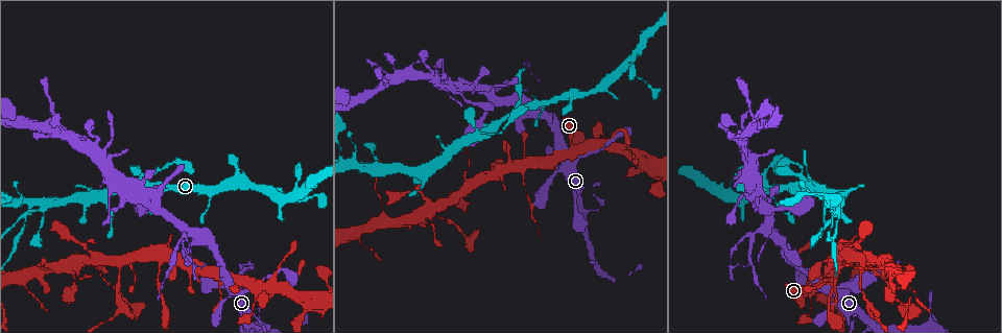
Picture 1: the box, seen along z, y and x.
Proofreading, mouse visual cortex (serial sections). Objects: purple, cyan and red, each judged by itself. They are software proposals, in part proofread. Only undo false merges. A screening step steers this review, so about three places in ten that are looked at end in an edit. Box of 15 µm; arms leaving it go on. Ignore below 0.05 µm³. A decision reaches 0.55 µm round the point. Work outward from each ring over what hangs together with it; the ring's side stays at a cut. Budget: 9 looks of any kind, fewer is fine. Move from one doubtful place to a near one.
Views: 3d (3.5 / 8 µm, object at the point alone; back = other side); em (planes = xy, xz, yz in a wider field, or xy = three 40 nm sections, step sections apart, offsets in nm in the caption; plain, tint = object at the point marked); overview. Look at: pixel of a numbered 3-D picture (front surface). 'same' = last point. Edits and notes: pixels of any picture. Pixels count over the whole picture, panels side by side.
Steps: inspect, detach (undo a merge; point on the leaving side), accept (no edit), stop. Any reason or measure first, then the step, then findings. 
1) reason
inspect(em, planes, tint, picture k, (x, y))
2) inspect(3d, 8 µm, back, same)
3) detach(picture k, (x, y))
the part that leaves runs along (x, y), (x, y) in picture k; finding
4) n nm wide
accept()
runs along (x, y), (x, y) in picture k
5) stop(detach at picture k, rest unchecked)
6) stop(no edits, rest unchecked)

abrupt turn
inspect(3d, 8 µm, picture 1, (196, 268))

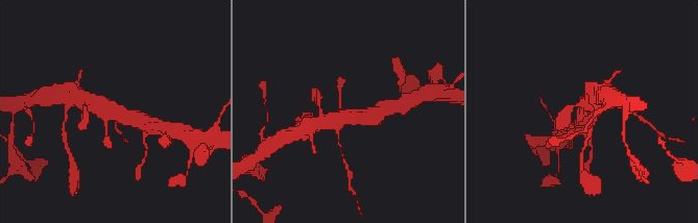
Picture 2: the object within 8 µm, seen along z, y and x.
inspect(3d, 3.5 µm, picture 2, (347, 113))

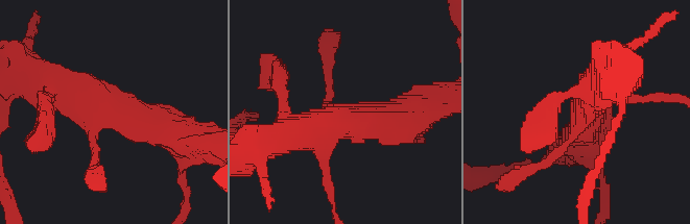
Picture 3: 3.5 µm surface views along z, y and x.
now the EM
inspect(em, xy, step 1, tint, picture 3, (107, 109))

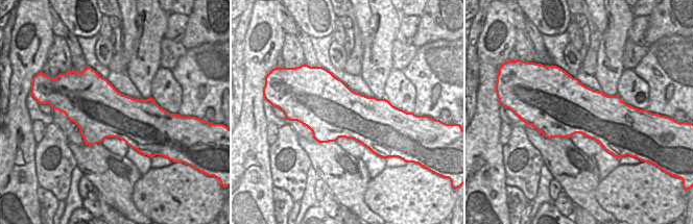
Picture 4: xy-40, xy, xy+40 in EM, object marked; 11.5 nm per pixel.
accept()
runs along (174, 134), (140, 128), (49, 80) in picture 3; all the same cell

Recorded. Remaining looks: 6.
abrupt turn
inspect(3d, 3.5 µm, picture 1, (767, 233))

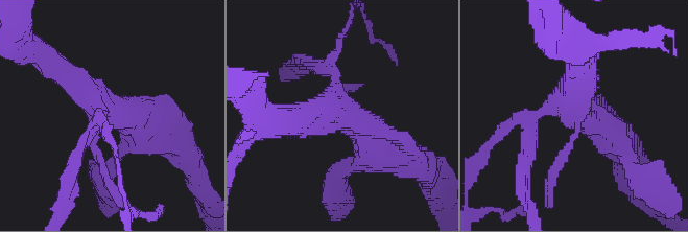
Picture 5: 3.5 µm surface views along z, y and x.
inspect(em, xy, step 5, tint, picture 5, (339, 111))

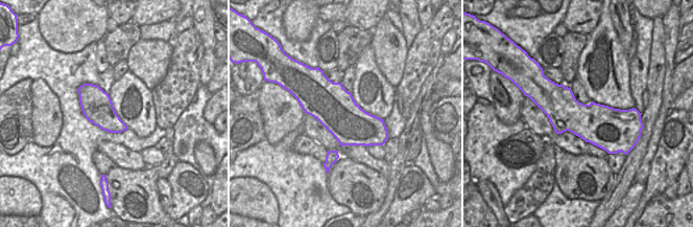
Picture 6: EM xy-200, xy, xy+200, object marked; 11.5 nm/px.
cut it another way
inspect(em, xy, step 2, tint, same)

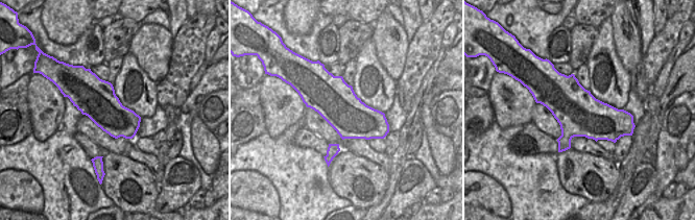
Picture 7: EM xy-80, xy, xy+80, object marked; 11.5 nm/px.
detach(picture 5, (81, 145))
the part that leaves runs along (102, 115), (76, 154), (67, 205) in picture 5; a second cell is stuck on

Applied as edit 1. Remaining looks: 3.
see it whole again
inspect(overview)

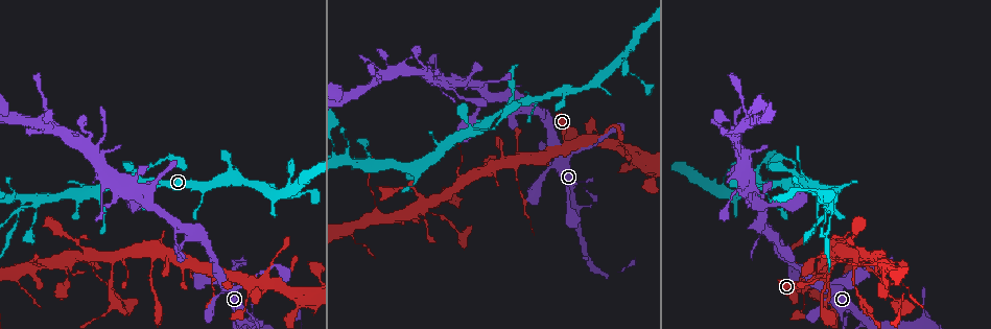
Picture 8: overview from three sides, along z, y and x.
side arm on a straight run
inspect(3d, 8 µm, picture 8, (857, 259))

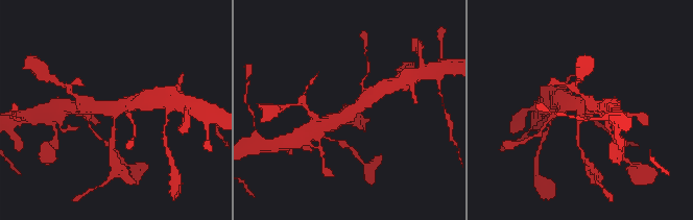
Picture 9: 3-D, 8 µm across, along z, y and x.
shape alone is not enough
inspect(em, planes, tint, picture 9, (583, 107))

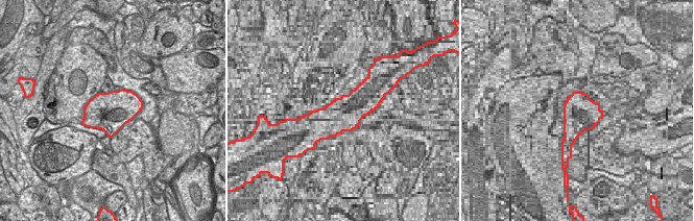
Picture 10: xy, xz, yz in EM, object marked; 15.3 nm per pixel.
accept()
runs along (373, 95), (357, 108), (320, 127) in picture 9; all the same cell

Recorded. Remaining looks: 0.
stop(detach at picture 5, rest unchecked)

